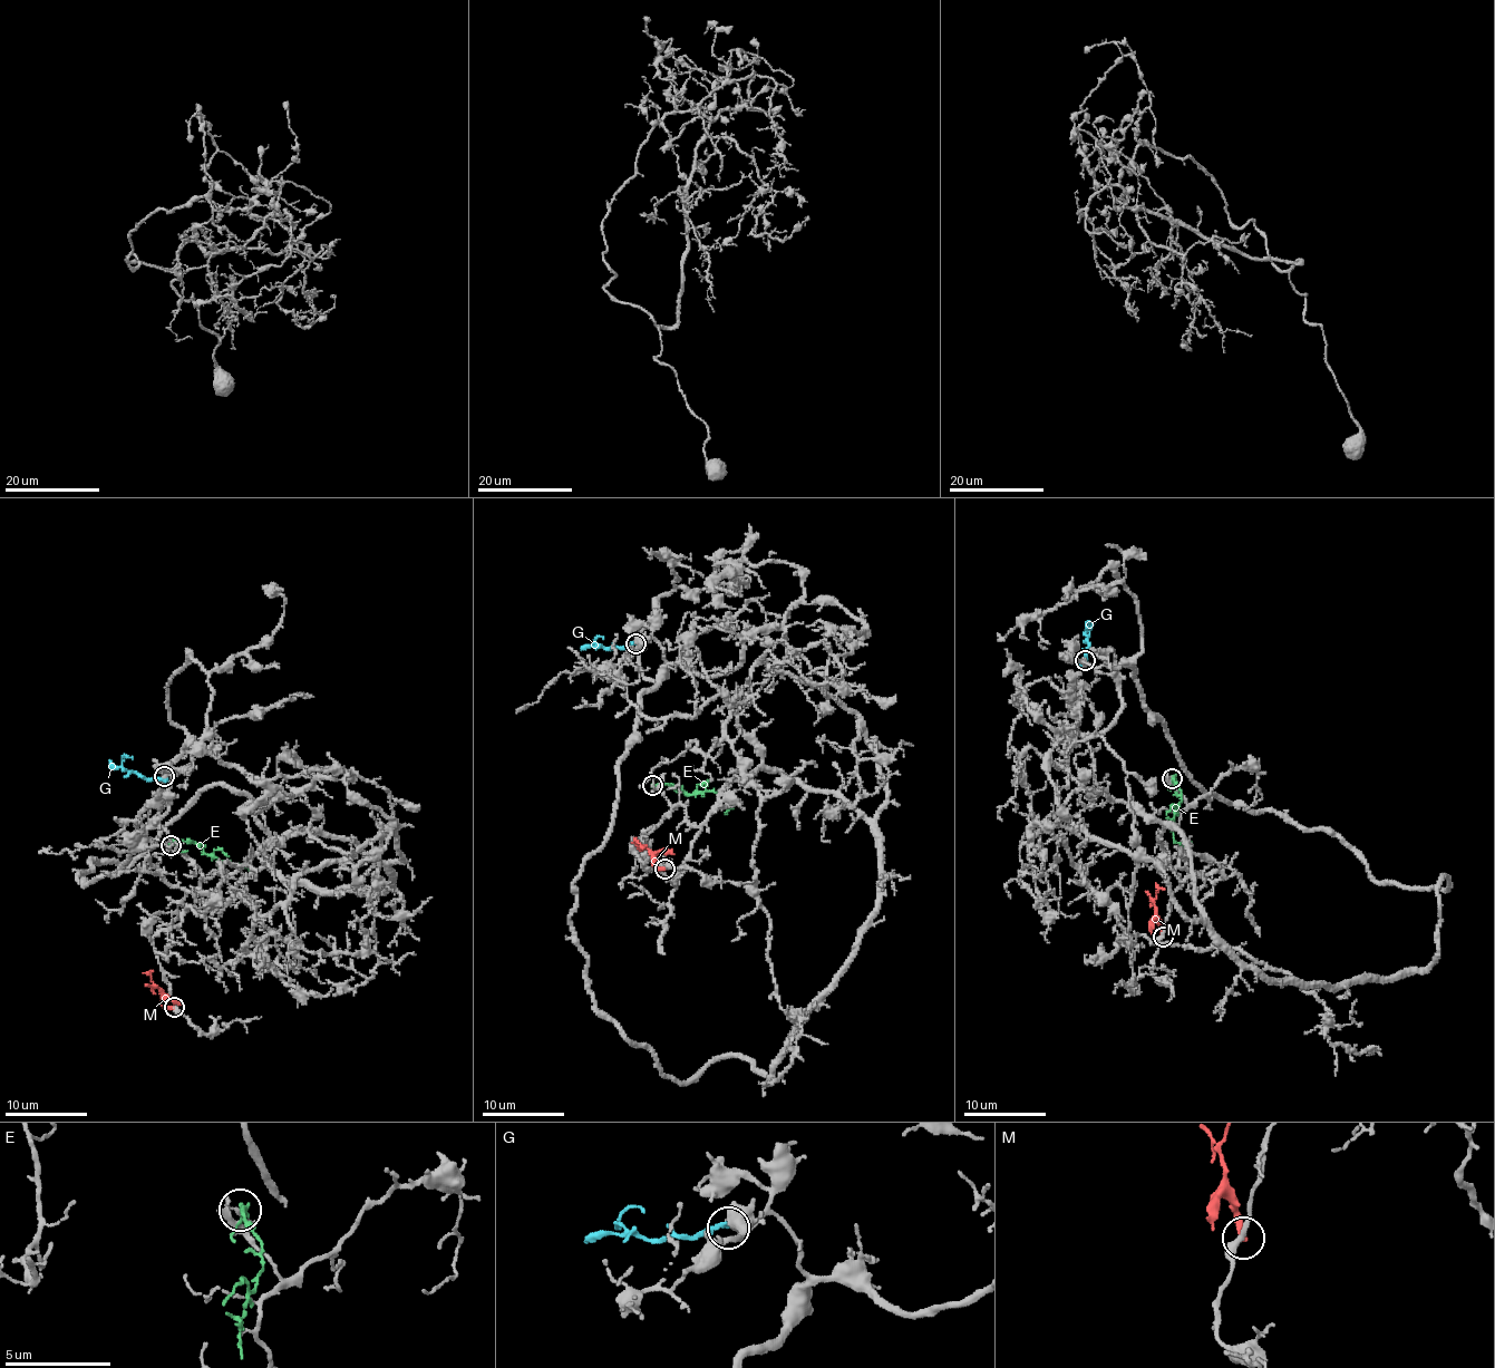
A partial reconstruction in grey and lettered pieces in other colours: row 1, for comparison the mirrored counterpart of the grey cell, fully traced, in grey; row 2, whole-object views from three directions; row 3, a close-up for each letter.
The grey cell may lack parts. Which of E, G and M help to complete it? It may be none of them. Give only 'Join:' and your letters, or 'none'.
Join: none

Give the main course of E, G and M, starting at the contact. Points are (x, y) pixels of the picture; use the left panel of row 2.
E: (171, 846), (190, 841), (198, 843), (205, 854), (212, 854), (220, 862), (249, 867), (240, 864)
G: (165, 775), (144, 779), (124, 768), (122, 759), (132, 758)
M: (173, 1006), (163, 1005), (162, 988), (143, 972)

